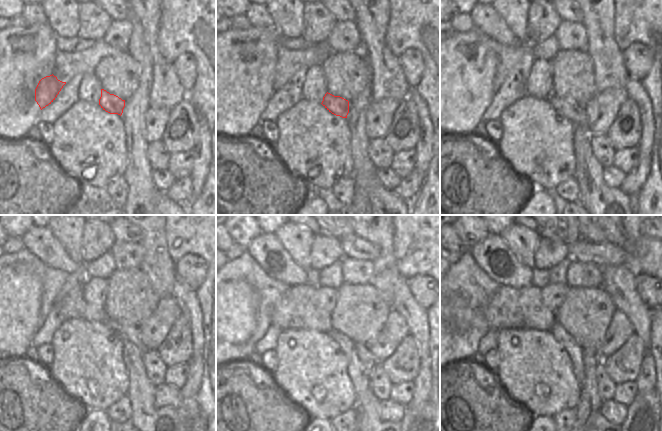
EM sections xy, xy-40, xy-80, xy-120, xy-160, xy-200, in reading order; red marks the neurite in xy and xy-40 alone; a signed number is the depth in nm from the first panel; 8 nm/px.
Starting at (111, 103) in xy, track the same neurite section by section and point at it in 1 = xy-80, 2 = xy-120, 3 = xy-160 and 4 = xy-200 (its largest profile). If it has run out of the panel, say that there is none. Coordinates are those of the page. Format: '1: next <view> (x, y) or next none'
1: next xy-80 (568, 109)
2: next xy-120 (129, 333)
3: next xy-160 (367, 360)
4: next xy-200 (590, 402)

